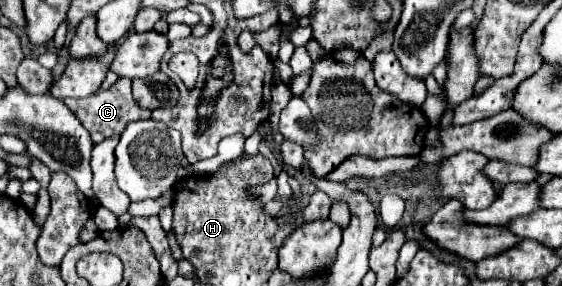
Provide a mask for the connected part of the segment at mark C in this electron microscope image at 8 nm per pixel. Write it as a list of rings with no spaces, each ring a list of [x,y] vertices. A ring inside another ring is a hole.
[[[118,78],[114,86],[110,86],[104,92],[96,92],[88,98],[82,98],[82,100],[66,98],[64,102],[76,114],[76,118],[84,124],[84,128],[90,132],[94,142],[102,142],[104,138],[108,138],[112,134],[122,134],[124,126],[128,126],[128,122],[150,118],[150,110],[144,110],[134,102],[134,98],[132,98],[132,80],[128,80],[128,78]]]

